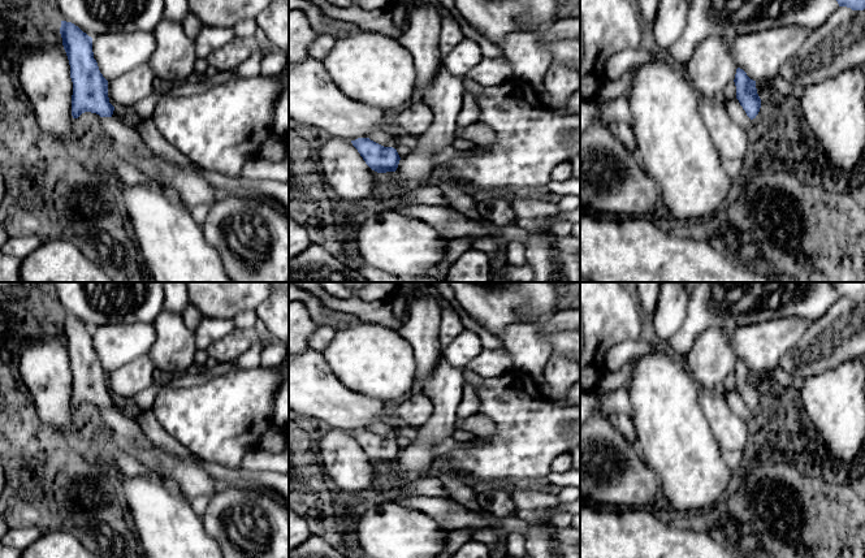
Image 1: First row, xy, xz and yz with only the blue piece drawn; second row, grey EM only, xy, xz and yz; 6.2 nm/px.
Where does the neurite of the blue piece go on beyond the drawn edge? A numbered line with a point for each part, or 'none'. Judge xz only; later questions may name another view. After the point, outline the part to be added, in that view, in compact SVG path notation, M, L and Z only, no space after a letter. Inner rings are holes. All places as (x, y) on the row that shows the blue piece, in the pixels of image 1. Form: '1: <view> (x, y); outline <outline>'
none

